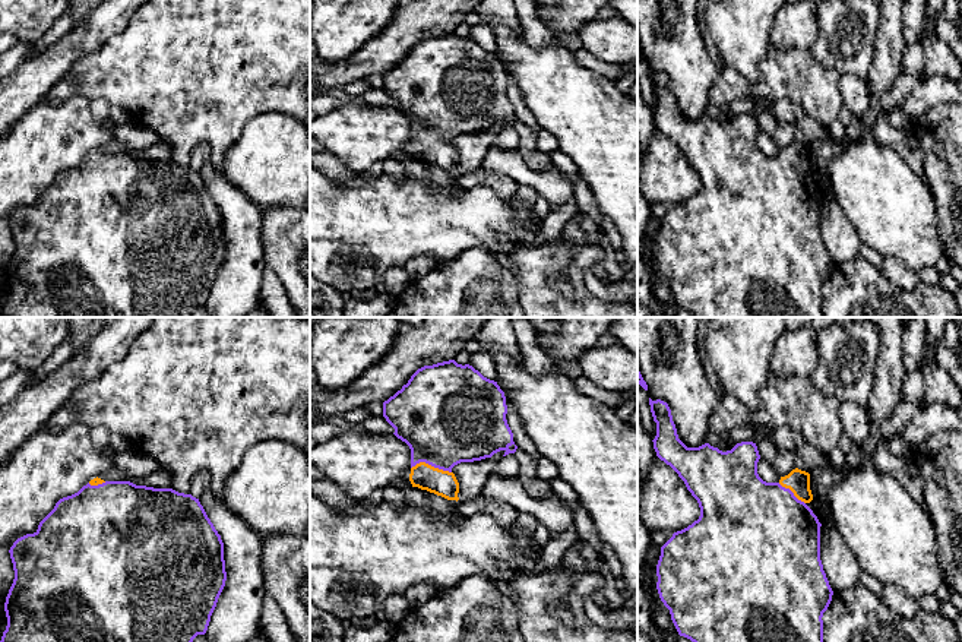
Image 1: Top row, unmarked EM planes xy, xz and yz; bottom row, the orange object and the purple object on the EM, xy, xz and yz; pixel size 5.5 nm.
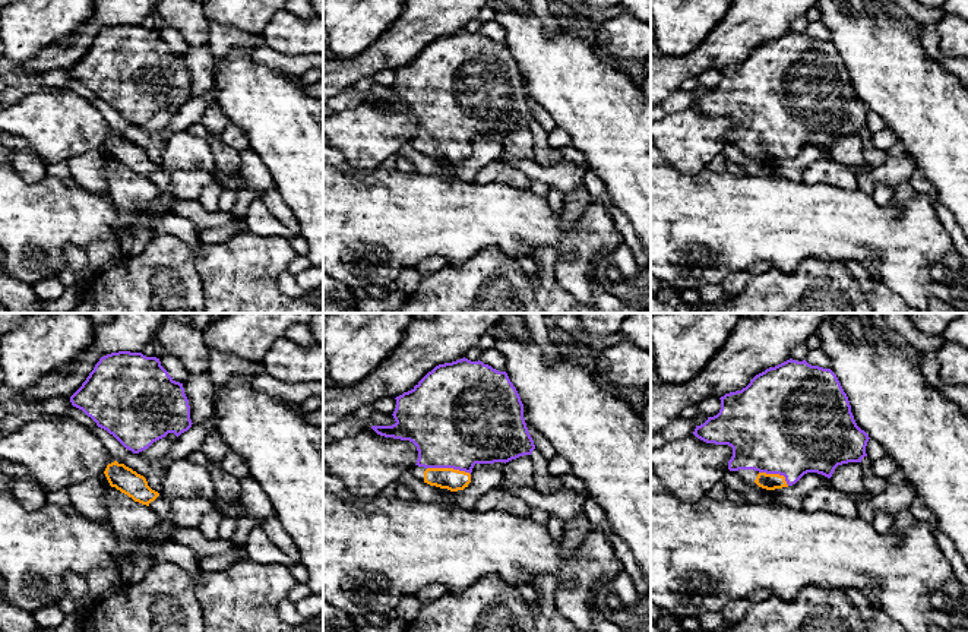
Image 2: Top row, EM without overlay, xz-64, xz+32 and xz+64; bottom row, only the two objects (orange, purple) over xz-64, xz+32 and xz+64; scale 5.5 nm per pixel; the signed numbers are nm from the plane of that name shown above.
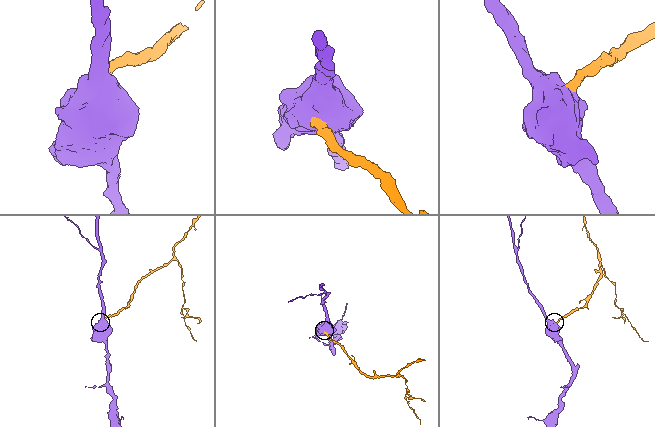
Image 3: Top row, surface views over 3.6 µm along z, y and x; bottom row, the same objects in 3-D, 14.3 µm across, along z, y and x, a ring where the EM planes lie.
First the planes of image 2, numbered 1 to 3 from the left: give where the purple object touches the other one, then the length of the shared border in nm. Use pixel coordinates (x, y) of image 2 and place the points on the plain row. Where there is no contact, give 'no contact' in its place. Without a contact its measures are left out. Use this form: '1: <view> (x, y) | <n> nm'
1: no contact
2: xz+32 (449, 141) | 240 nm
3: xz+64 (775, 147) | 180 nm

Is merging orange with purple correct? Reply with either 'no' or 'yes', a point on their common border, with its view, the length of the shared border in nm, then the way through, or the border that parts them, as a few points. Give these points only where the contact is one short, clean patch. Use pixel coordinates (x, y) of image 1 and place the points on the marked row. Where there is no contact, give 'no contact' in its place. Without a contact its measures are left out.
yes; contact xz (430, 465); length 220 nm; way xz (423, 476), (430, 465), (445, 423)

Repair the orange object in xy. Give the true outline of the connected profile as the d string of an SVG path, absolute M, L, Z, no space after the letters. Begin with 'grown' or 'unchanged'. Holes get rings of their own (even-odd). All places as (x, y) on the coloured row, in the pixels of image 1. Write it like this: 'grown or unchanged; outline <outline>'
grown; outline M101 478L91 480L77 493L60 499L54 509L39 522L38 529L34 534L26 534L18 538L9 550L13 563L15 579L9 589L4 603L4 611L7 617L7 626L3 632L0 642L193 642L197 635L205 635L211 622L211 616L216 607L218 598L225 586L227 572L224 560L224 543L221 535L215 529L213 524L208 518L199 499L192 494L178 493L173 488L154 488L146 486L136 486L130 481L104 481Z

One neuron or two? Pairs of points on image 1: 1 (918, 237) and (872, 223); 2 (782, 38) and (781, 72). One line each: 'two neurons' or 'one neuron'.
1: one neuron
2: two neurons

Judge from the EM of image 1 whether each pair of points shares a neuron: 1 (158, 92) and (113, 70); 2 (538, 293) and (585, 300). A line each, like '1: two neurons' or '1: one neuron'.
1: one neuron
2: one neuron

